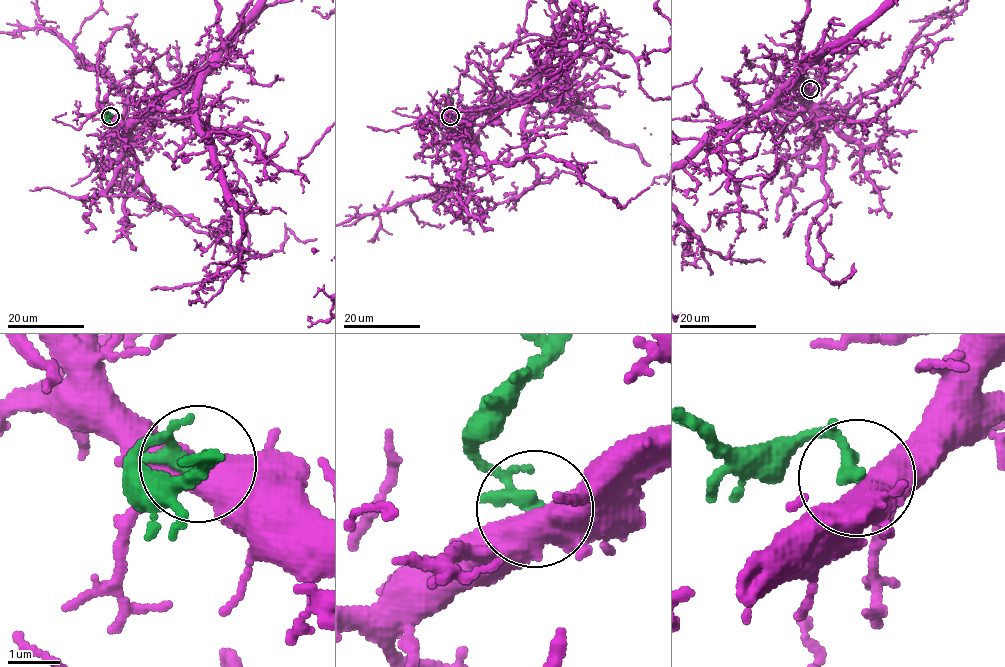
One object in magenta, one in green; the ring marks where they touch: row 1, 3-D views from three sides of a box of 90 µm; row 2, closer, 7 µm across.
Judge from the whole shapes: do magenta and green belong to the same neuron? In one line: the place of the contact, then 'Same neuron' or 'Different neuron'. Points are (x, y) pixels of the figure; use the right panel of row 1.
Place: (810, 89). Same neuron

